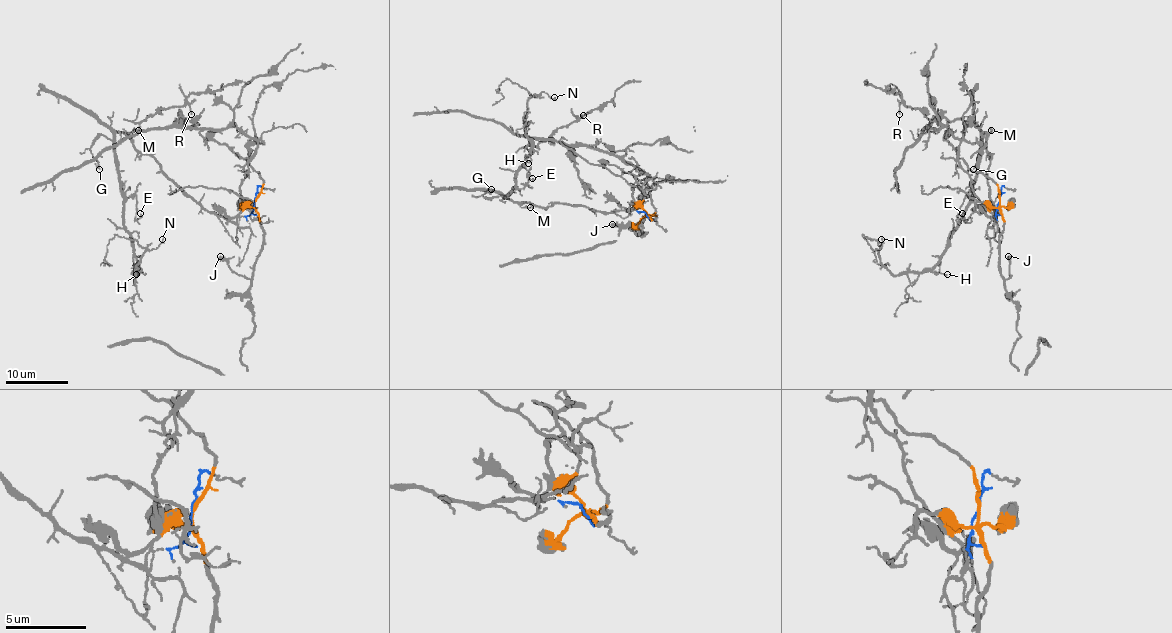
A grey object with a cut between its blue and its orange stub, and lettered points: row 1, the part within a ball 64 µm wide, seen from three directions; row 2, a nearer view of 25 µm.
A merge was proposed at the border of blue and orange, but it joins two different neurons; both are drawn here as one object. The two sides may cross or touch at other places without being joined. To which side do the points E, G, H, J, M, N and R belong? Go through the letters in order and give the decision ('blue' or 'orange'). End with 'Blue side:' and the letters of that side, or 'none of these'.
E: blue
G: blue
H: blue
J: orange
M: blue
N: blue
R: orange
Blue side: E, G, H, M, N

